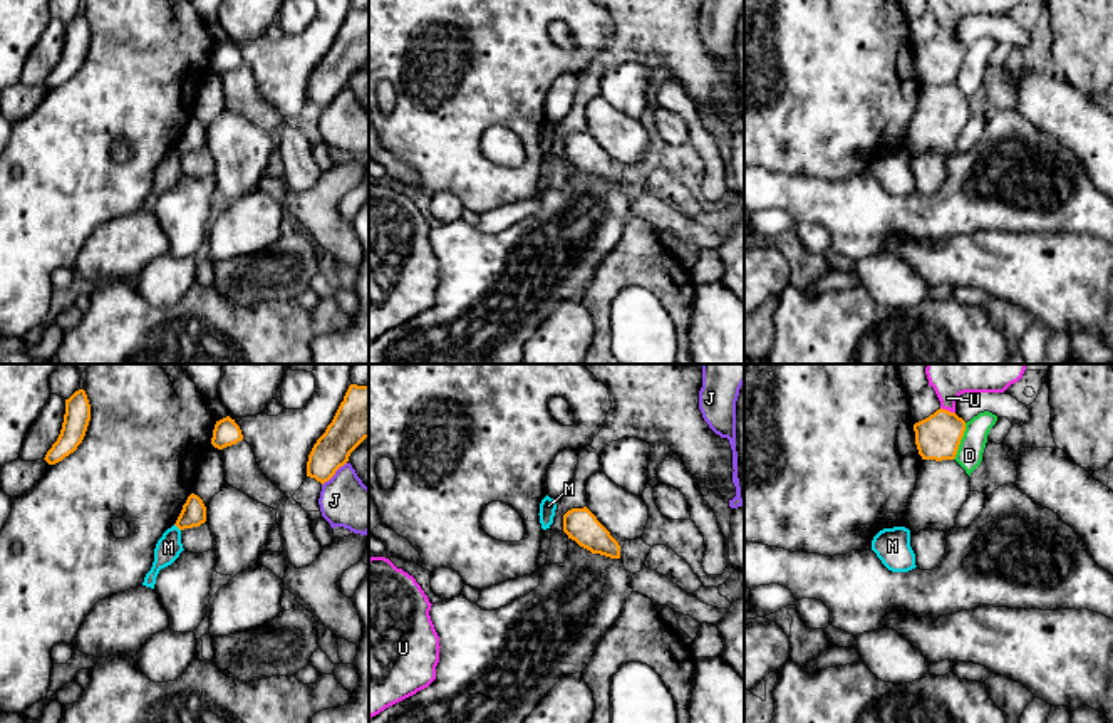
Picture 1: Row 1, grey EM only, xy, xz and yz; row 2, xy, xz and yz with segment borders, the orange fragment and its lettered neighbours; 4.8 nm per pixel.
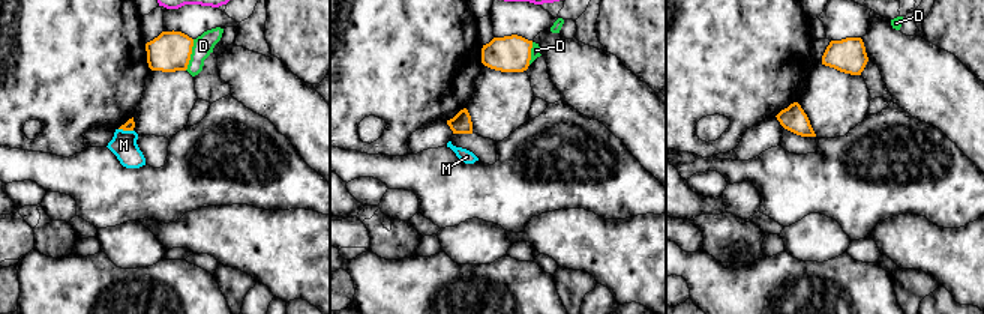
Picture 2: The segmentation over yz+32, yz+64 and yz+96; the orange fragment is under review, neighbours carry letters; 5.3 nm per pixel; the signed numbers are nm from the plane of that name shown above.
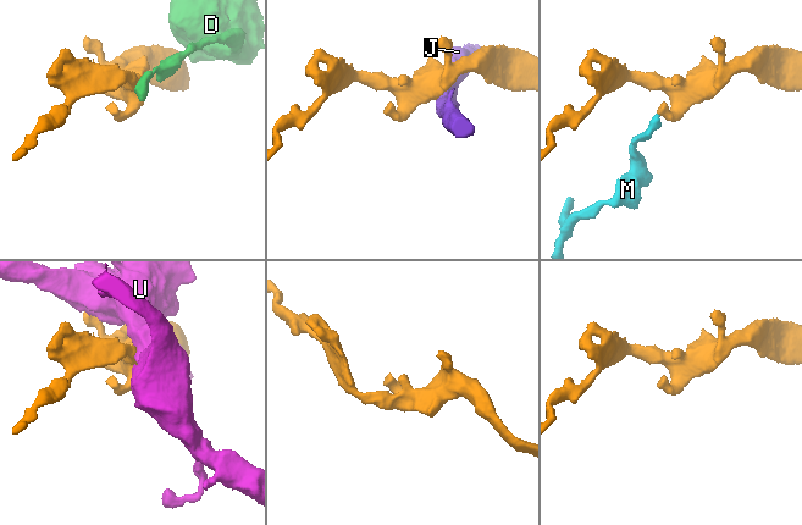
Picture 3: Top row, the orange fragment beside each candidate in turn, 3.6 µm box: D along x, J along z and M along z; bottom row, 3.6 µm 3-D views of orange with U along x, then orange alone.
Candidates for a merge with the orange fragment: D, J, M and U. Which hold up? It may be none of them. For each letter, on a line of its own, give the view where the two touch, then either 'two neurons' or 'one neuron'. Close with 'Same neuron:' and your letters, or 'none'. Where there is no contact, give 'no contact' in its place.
D: yz | two neurons
J: xy | two neurons
M: xy | two neurons
U: yz | two neurons
Same neuron: none

